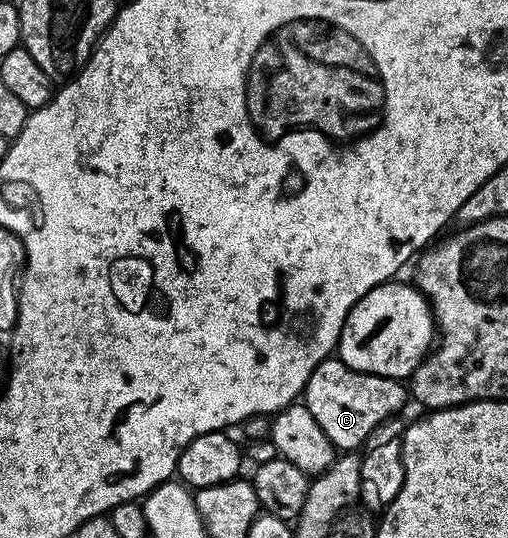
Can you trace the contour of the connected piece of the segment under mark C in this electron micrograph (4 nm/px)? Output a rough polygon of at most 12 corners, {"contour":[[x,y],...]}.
{"contour":[[331,355],[303,403],[334,450],[357,451],[407,401],[395,377]]}

